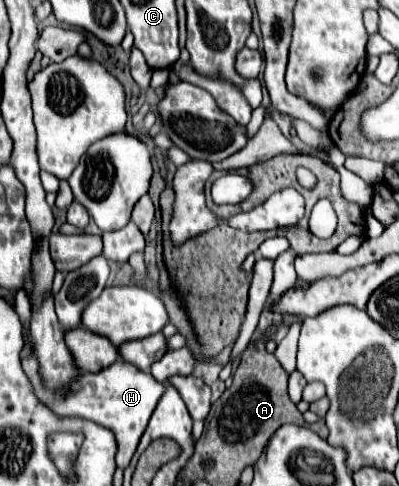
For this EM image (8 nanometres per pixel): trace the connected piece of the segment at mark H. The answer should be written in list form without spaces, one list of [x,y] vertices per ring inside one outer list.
[[[26,336],[24,342],[30,346],[32,354],[22,360],[22,368],[24,368],[24,374],[28,376],[28,380],[32,384],[32,390],[36,394],[36,398],[42,404],[46,404],[56,416],[78,416],[78,418],[92,420],[92,422],[112,430],[114,436],[116,436],[116,442],[118,442],[116,466],[126,468],[130,464],[132,454],[136,452],[136,446],[138,446],[138,440],[140,440],[142,432],[146,430],[146,424],[152,416],[152,410],[156,408],[156,404],[158,404],[162,392],[166,390],[166,386],[158,384],[150,374],[140,372],[132,364],[126,364],[124,360],[116,360],[114,364],[110,364],[108,368],[102,368],[96,374],[78,376],[78,380],[74,380],[74,384],[62,396],[62,388],[60,390],[48,390],[42,384],[42,378],[40,378],[40,372],[38,372],[38,360],[36,360],[36,354],[34,354],[34,342],[32,342],[30,336]]]

